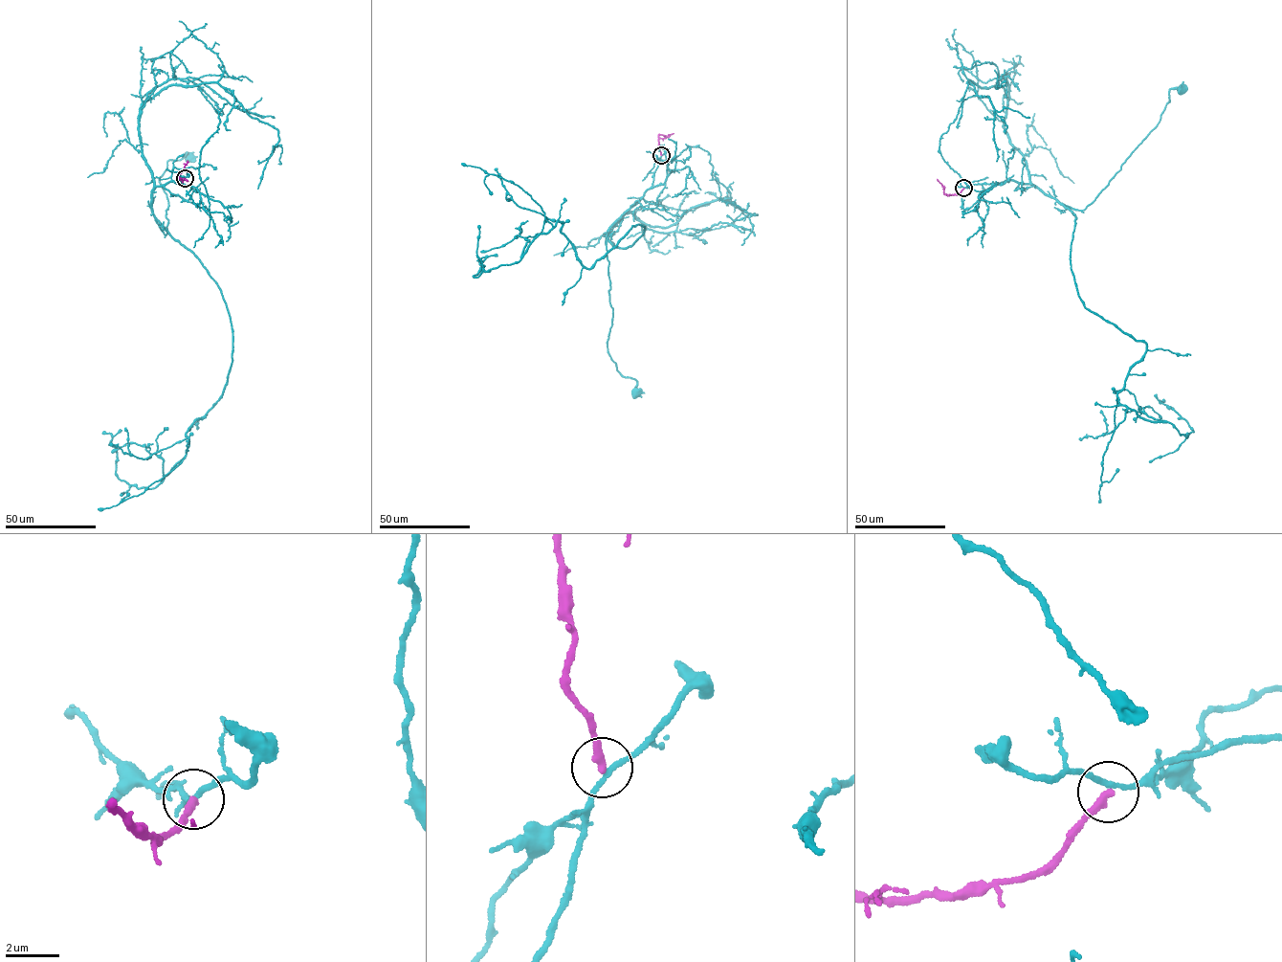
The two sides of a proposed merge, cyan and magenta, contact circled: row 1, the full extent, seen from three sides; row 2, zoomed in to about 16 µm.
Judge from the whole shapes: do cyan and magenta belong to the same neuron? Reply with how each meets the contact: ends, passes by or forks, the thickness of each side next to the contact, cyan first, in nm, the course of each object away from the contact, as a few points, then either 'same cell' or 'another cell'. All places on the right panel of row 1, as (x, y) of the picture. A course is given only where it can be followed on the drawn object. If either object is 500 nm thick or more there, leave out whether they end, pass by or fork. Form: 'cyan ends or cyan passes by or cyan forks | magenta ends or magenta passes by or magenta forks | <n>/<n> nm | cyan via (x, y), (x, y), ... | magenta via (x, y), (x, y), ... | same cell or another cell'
cyan passes by | magenta ends | 180/320 nm | cyan via (963, 188), (1010, 180), (1034, 185), (1059, 202), (1085, 210), (1156, 126), (1170, 100), (1169, 90), (1181, 87) | magenta via (963, 188), (957, 193), (946, 194), (937, 179) | another cell

